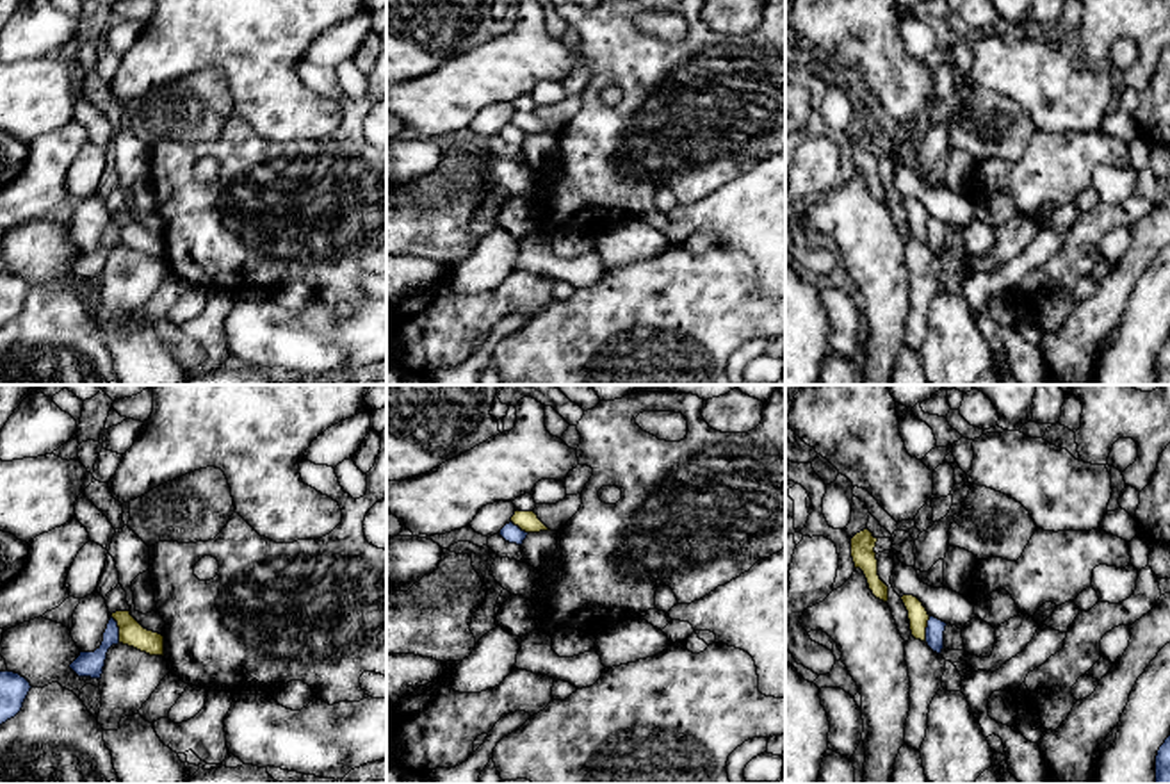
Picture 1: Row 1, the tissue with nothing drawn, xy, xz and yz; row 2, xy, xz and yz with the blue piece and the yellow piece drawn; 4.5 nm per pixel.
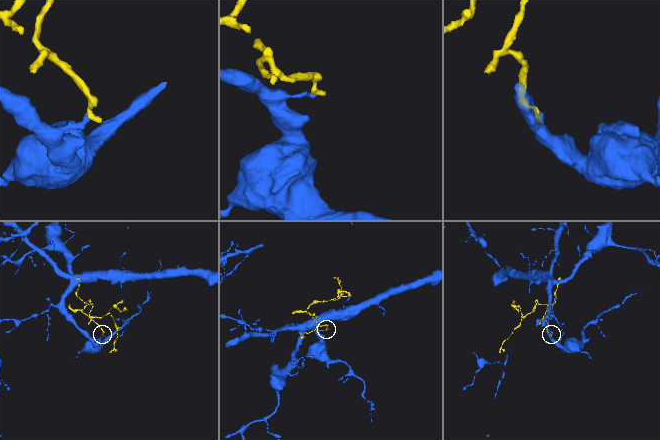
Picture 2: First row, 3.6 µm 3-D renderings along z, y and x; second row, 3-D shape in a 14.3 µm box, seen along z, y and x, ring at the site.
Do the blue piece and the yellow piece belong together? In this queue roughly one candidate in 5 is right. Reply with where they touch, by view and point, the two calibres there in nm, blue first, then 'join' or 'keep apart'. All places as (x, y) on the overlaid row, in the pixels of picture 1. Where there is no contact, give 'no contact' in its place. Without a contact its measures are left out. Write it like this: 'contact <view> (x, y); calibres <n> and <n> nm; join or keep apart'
contact xy (118, 629); calibres 110 and 110 nm; keep apart

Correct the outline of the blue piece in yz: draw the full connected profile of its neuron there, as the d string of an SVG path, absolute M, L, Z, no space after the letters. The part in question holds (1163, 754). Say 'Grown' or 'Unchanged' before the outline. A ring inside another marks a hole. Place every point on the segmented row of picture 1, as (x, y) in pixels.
Unchanged. M1170 736L1156 755L1156 784L1170 784Z

